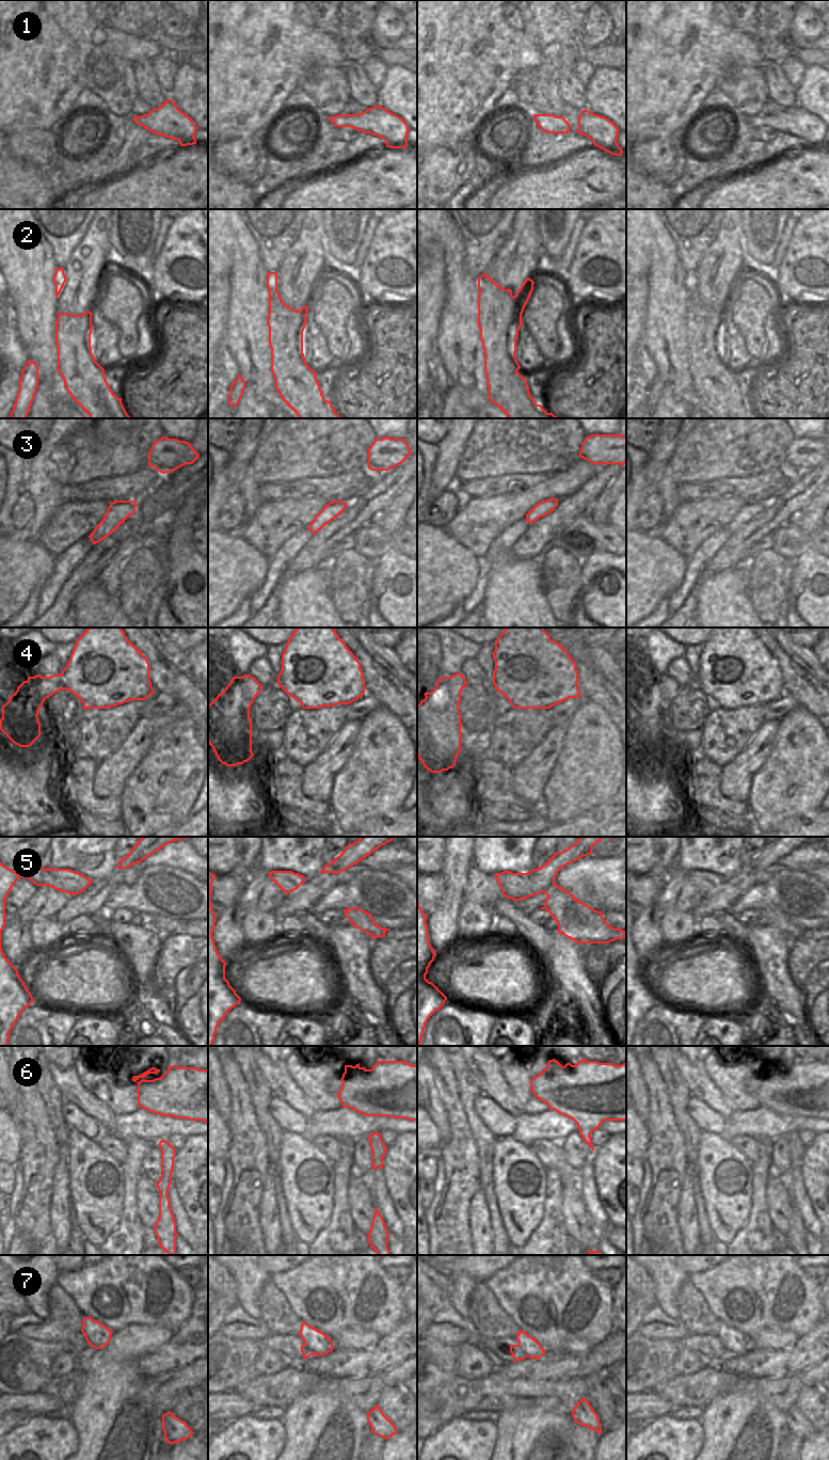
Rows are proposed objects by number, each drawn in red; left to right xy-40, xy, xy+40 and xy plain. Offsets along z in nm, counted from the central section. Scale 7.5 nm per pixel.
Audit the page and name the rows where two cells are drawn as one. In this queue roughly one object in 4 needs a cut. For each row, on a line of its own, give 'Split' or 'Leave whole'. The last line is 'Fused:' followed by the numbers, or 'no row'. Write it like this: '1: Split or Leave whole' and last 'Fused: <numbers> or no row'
1: Leave whole
2: Split
3: Leave whole
4: Leave whole
5: Split
6: Leave whole
7: Split
Fused: 2, 5, 7

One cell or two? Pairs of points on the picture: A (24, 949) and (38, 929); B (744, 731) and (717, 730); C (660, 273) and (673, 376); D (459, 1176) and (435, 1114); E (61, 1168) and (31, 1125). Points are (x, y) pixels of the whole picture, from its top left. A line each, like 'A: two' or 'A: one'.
A: two
B: one
C: one
D: two
E: two

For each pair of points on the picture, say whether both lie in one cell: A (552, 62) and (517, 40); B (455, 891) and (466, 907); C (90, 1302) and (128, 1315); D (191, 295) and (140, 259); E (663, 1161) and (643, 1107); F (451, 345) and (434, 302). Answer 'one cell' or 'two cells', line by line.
A: two cells
B: two cells
C: one cell
D: two cells
E: two cells
F: two cells

